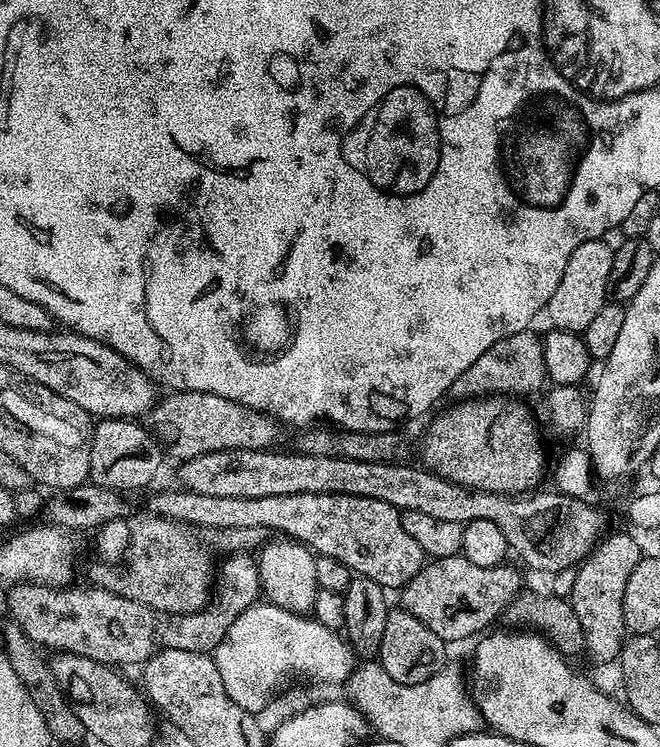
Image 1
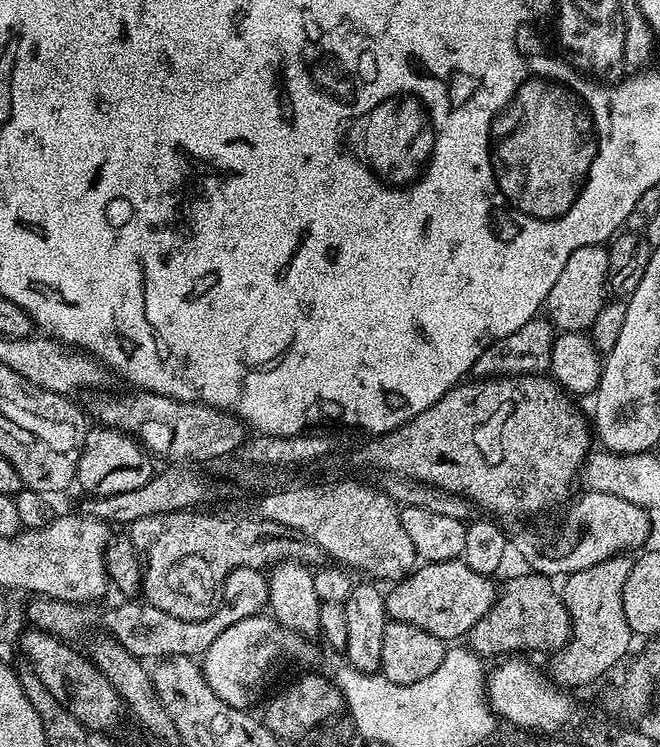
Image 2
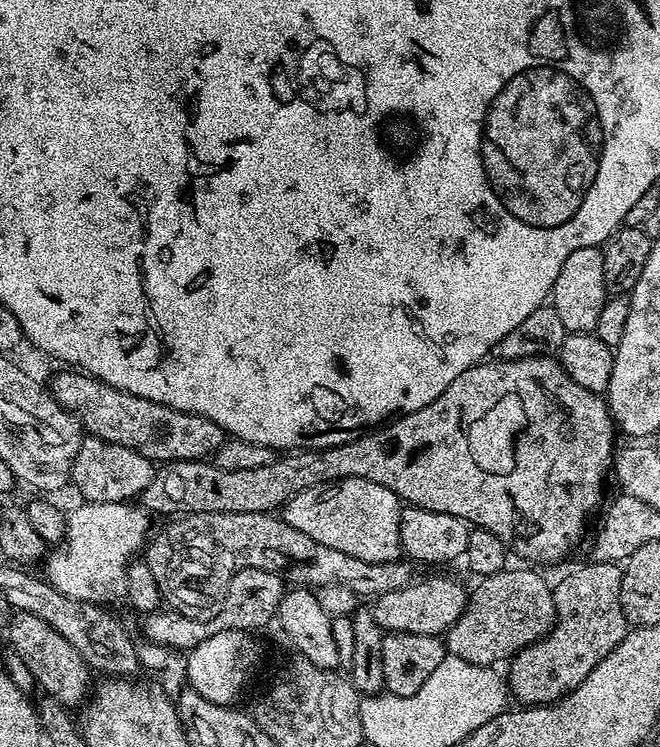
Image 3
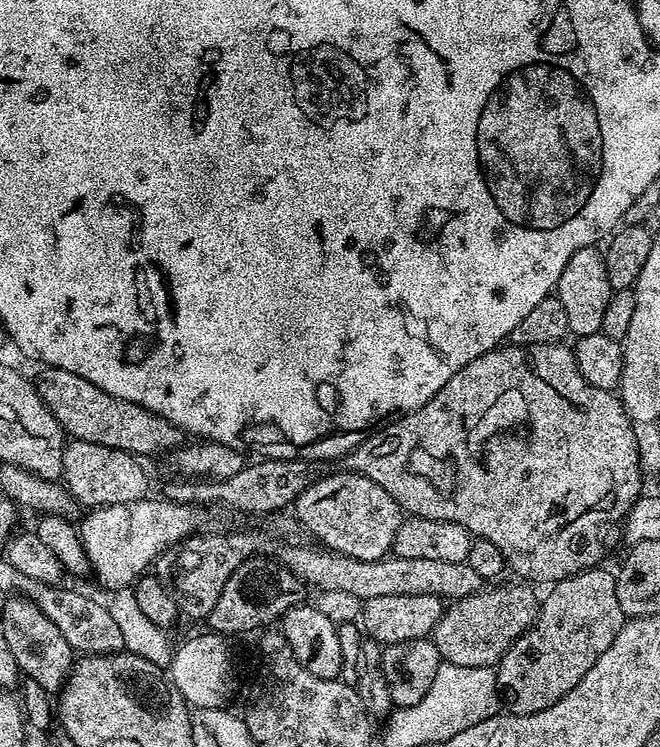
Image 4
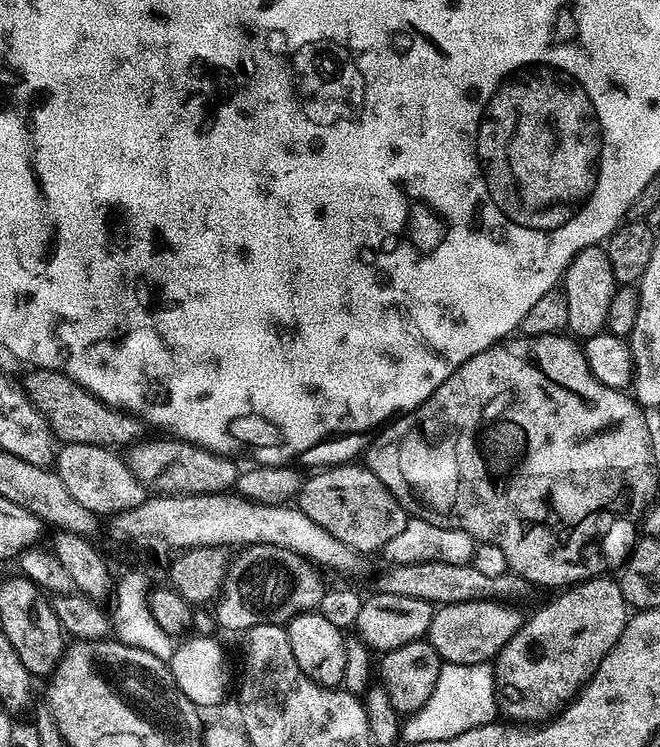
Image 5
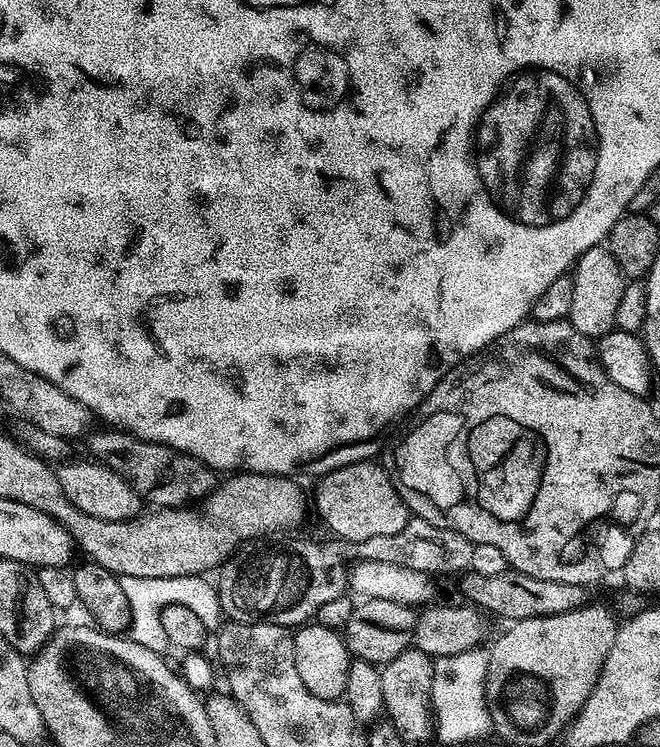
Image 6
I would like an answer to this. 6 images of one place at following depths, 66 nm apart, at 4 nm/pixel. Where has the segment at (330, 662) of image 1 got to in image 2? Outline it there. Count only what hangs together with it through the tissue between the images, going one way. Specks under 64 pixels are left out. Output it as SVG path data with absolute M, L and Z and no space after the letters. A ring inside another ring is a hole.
M271 615L247 616L242 622L234 622L230 630L222 630L214 645L216 656L215 676L208 685L222 702L235 708L251 709L251 704L261 703L260 695L264 692L264 671L279 656L300 656L308 648L309 641L298 633L284 628L273 620Z

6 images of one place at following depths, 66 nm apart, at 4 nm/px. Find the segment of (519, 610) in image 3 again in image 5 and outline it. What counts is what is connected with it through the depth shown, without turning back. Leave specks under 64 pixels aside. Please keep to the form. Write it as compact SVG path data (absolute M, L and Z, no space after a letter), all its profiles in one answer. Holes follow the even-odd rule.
M475 600L474 602L439 605L432 613L426 639L434 646L441 661L454 665L474 665L493 661L523 624L523 617L513 605L503 601Z

